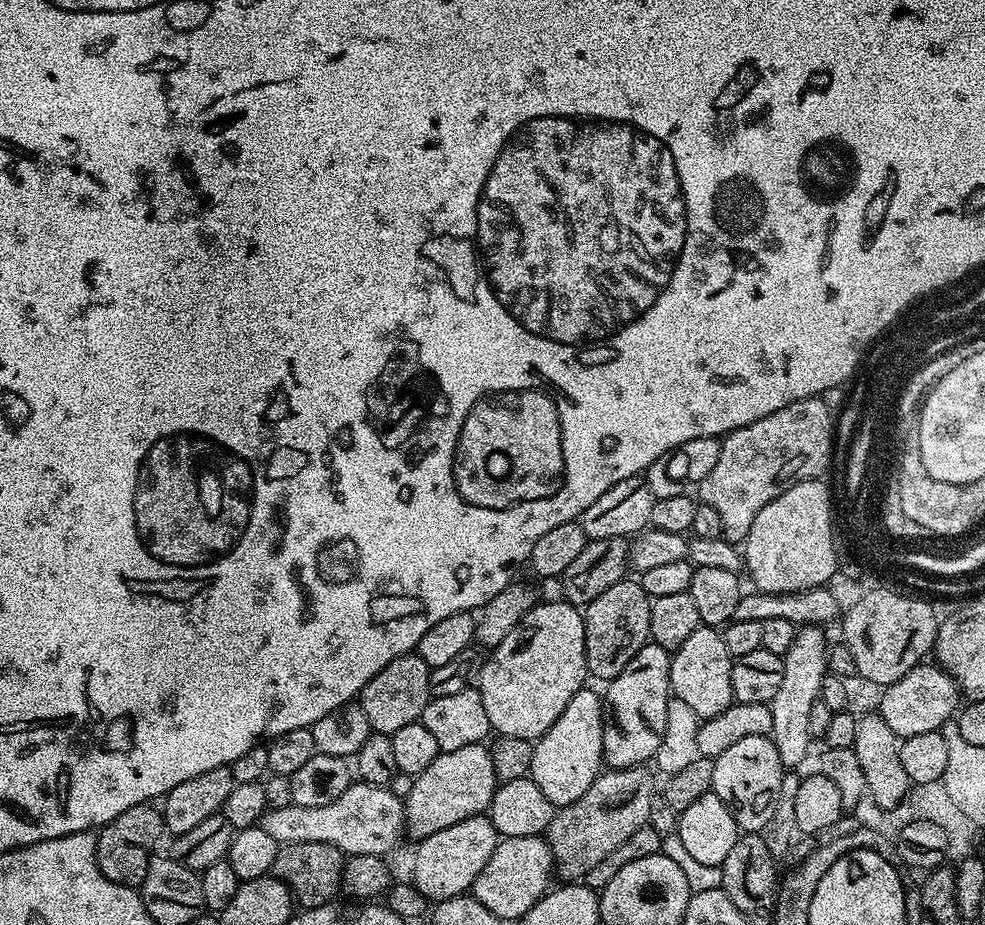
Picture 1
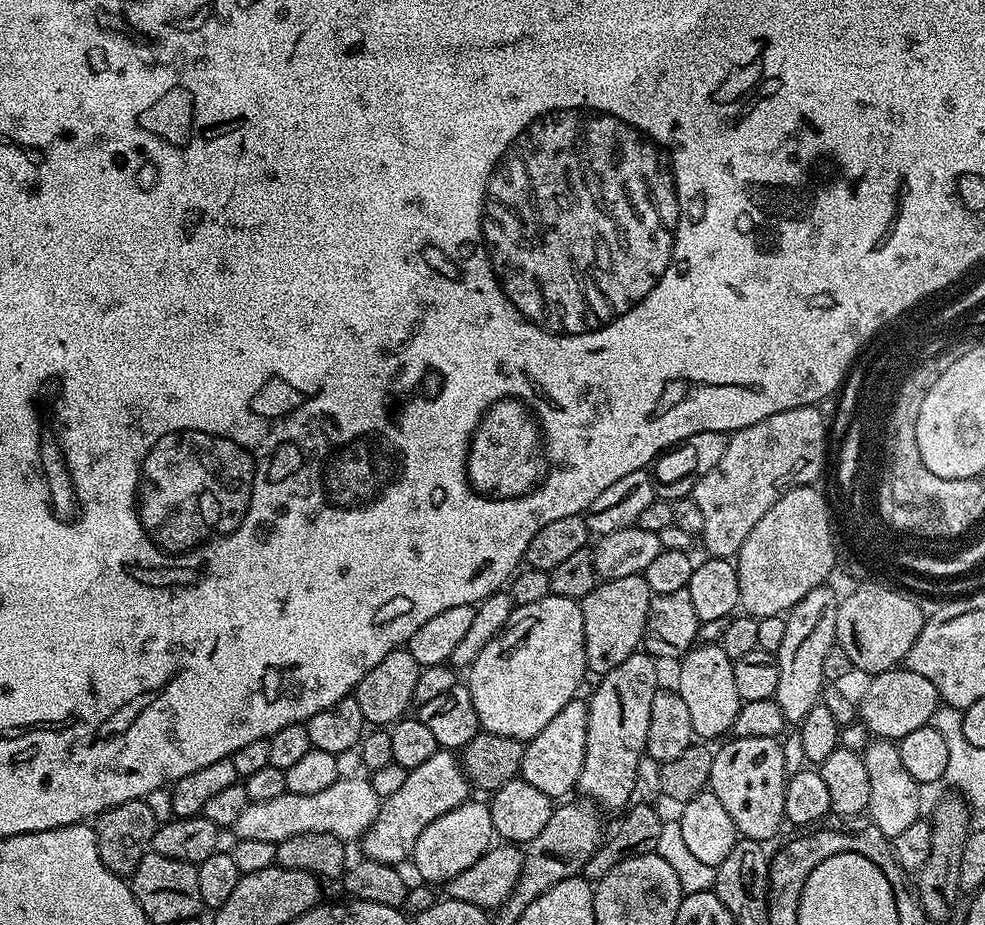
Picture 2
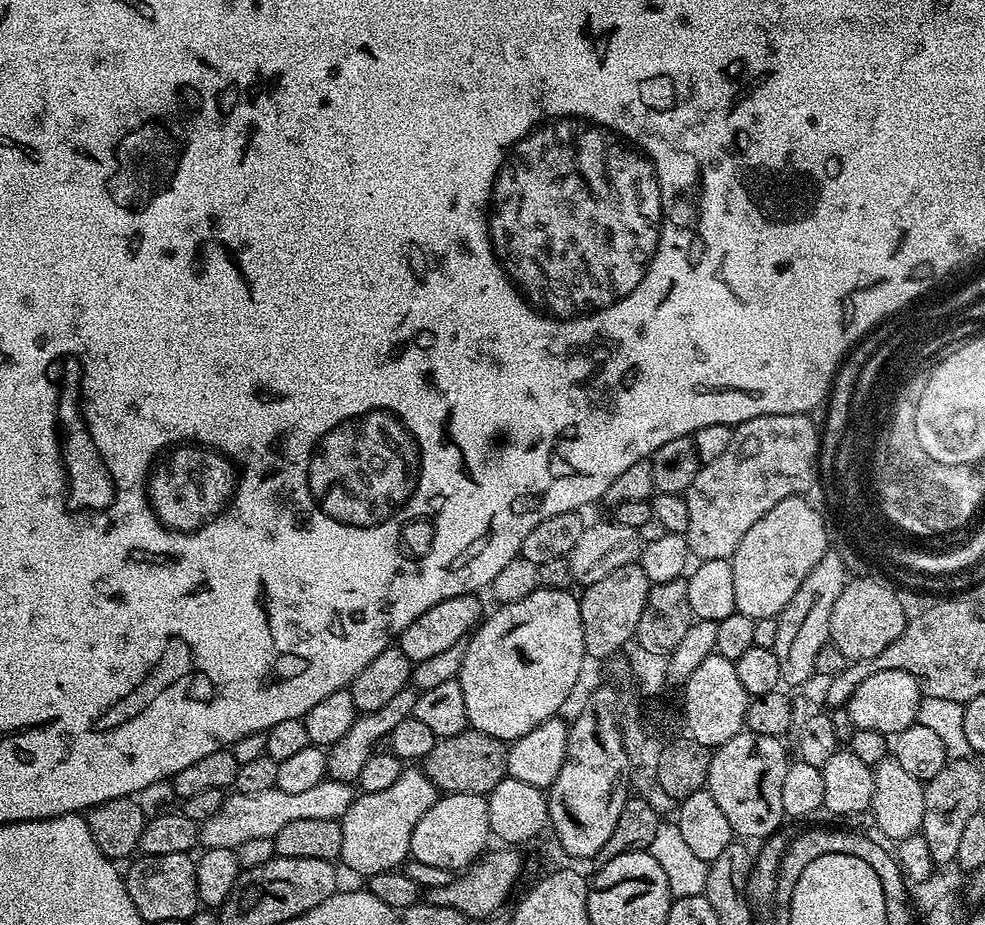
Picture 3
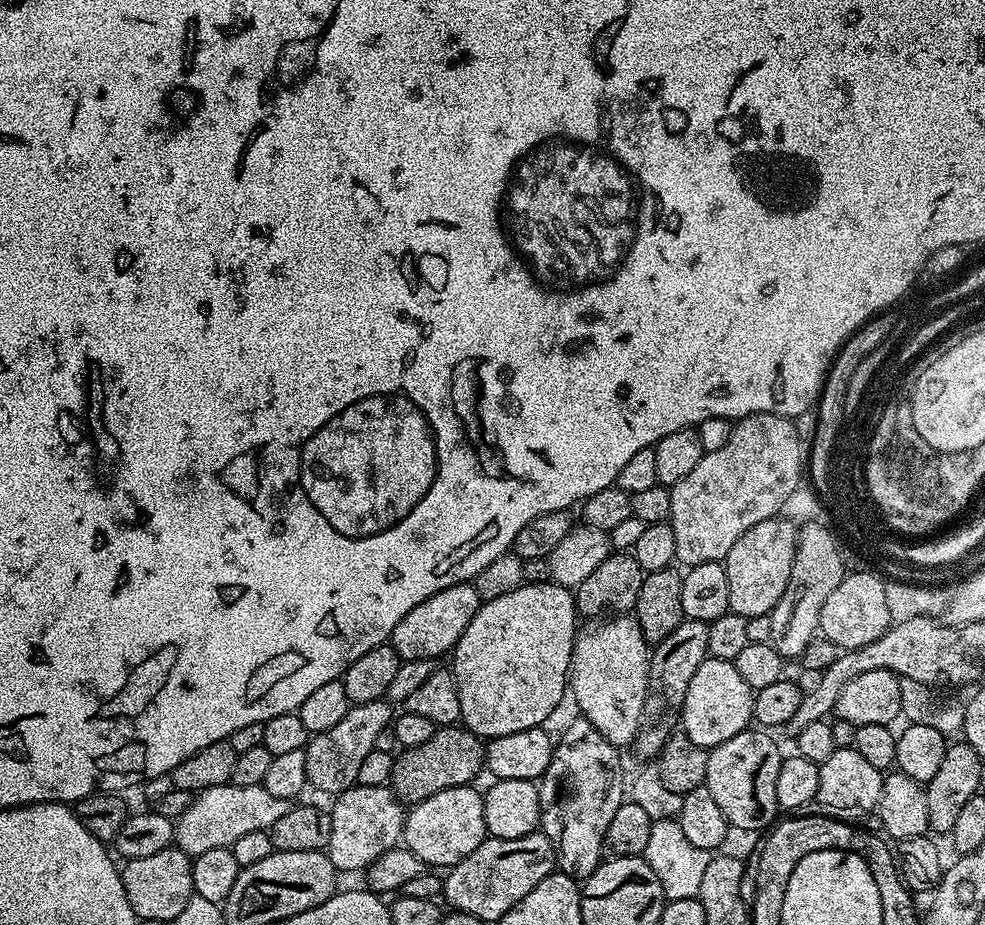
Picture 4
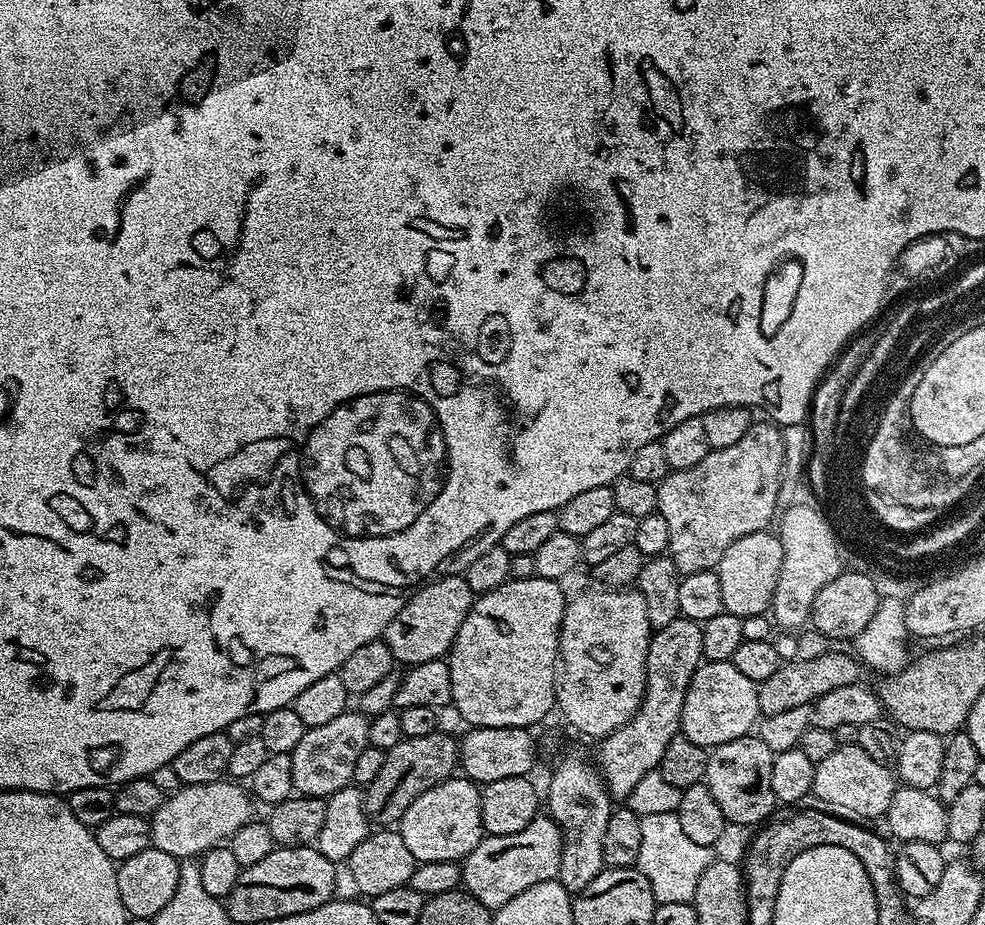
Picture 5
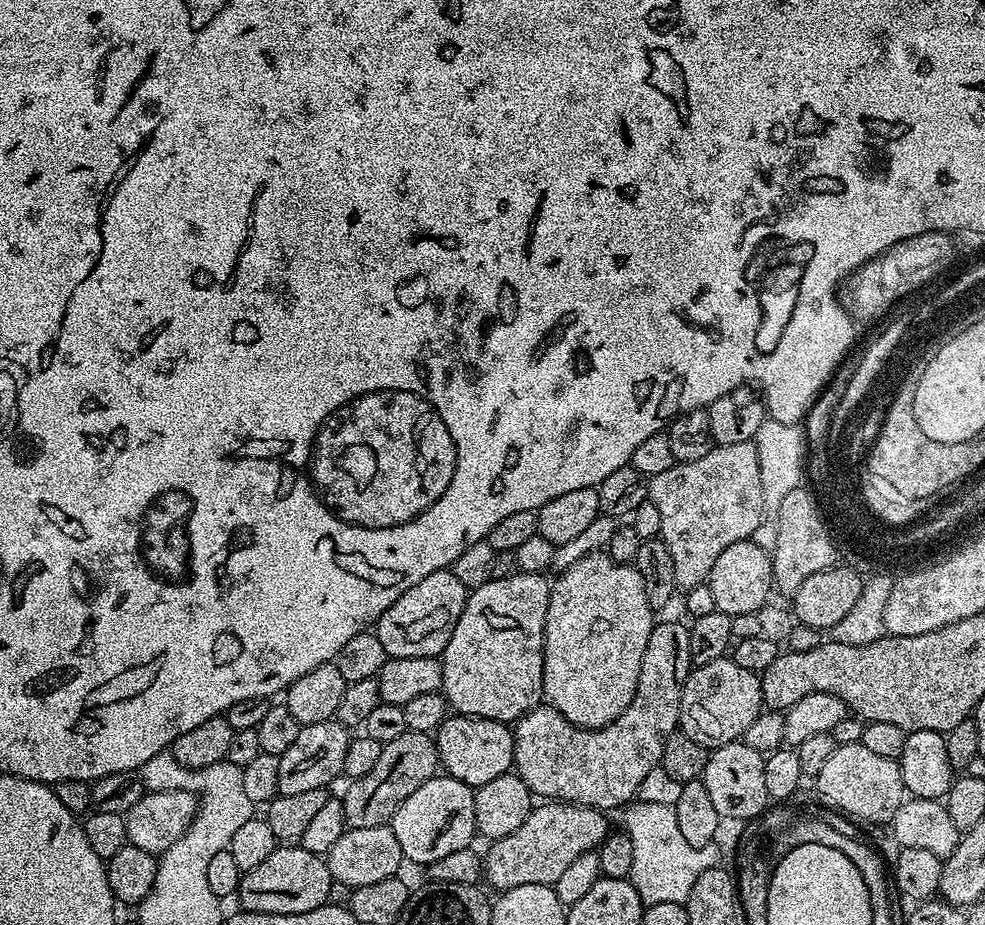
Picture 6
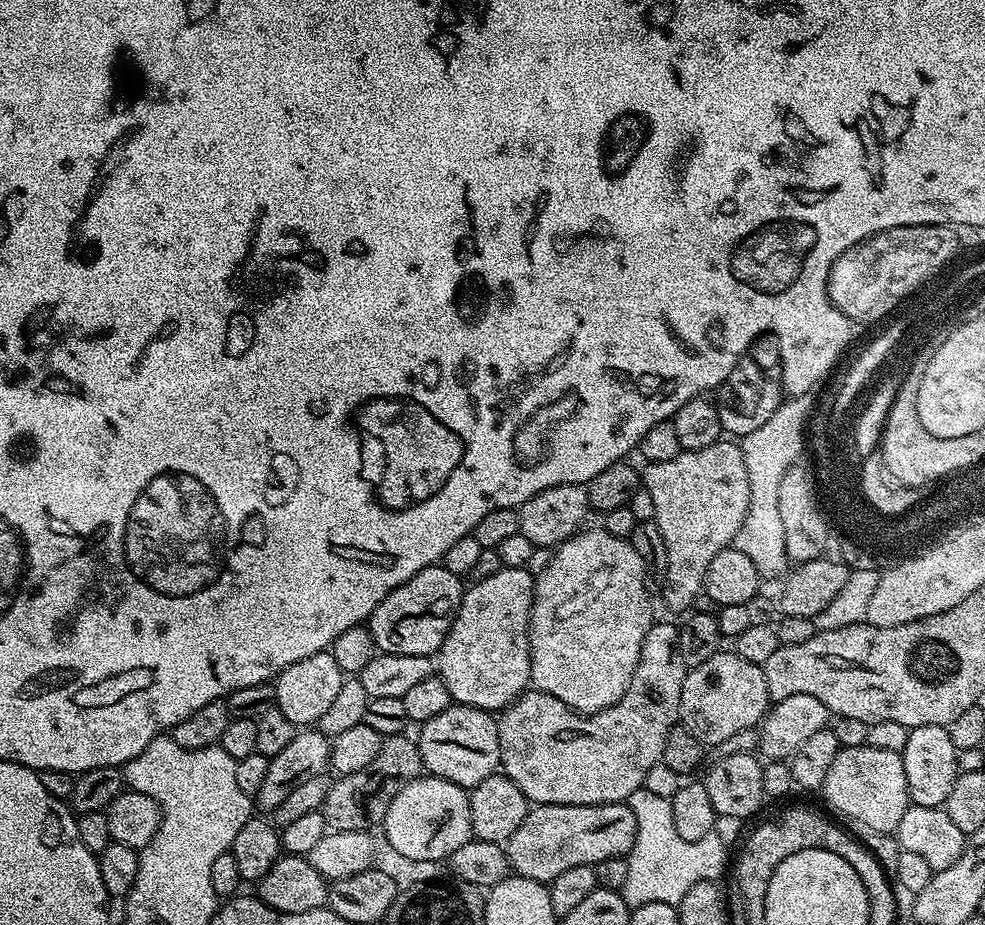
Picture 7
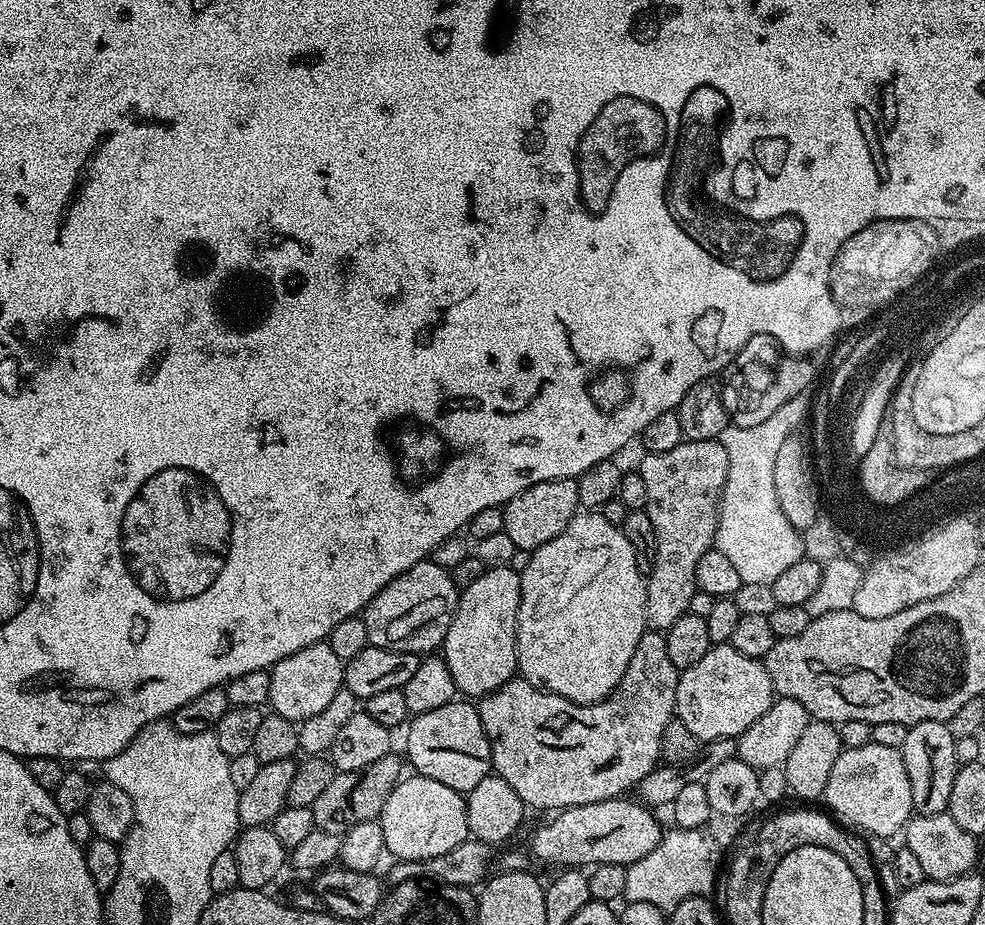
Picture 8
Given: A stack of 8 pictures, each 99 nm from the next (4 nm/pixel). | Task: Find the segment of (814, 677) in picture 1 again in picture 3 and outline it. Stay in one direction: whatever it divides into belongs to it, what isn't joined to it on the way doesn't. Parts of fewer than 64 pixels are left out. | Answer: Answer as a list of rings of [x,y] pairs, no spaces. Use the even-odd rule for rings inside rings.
[[[835,556],[821,558],[818,566],[806,574],[806,582],[798,586],[794,598],[786,602],[776,617],[778,638],[774,638],[772,651],[778,658],[780,678],[785,685],[804,684],[816,676],[814,661],[818,658],[818,650],[830,642],[830,610],[834,610],[834,602],[838,602],[838,594],[842,594],[849,579],[849,569],[843,568]]]

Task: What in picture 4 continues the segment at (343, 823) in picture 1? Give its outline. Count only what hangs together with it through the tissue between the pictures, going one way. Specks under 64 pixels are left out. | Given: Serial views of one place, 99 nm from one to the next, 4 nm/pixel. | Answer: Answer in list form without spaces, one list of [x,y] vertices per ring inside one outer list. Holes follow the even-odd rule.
[[[232,783],[214,786],[210,790],[199,793],[193,799],[192,805],[178,817],[174,824],[174,844],[186,855],[195,857],[198,854],[206,854],[206,850],[218,850],[219,848],[231,848],[238,838],[243,838],[246,834],[255,832],[268,832],[286,814],[290,807],[289,801],[282,798],[274,798],[270,790],[266,790],[263,784],[258,786],[234,786]]]

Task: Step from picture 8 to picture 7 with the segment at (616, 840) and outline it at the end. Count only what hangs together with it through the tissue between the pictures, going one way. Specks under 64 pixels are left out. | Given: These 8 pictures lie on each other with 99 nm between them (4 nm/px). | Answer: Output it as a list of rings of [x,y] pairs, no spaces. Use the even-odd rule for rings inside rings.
[[[627,803],[608,804],[541,804],[531,807],[522,825],[506,841],[509,867],[519,876],[540,883],[551,883],[554,878],[574,866],[593,865],[610,857],[625,857],[636,840],[637,820]]]

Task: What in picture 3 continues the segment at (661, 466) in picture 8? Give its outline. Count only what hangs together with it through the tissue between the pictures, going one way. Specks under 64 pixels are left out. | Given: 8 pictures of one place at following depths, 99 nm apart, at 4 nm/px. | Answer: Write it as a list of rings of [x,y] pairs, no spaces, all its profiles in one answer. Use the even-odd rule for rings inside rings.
[[[770,414],[750,418],[746,422],[735,425],[732,429],[730,446],[714,462],[701,464],[696,472],[694,482],[690,482],[687,492],[683,493],[686,511],[690,514],[688,523],[688,551],[697,561],[727,560],[738,550],[738,542],[742,542],[746,530],[762,518],[778,502],[797,494],[807,493],[812,479],[816,476],[816,464],[820,455],[821,433],[818,424],[812,421],[811,415],[798,414]]]

